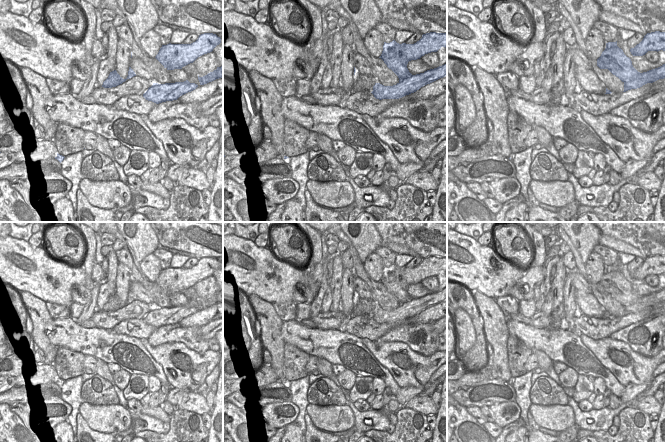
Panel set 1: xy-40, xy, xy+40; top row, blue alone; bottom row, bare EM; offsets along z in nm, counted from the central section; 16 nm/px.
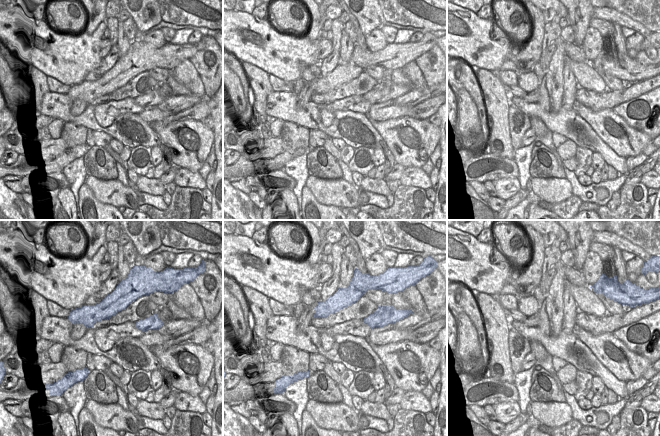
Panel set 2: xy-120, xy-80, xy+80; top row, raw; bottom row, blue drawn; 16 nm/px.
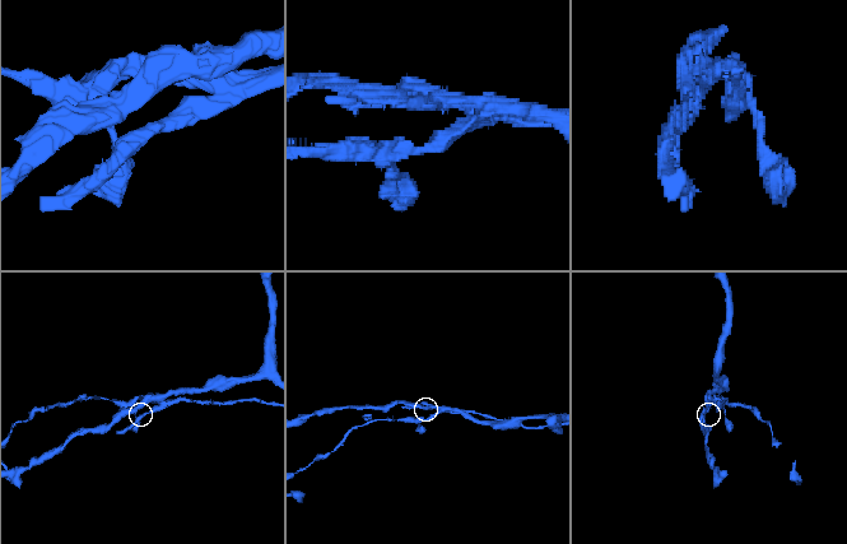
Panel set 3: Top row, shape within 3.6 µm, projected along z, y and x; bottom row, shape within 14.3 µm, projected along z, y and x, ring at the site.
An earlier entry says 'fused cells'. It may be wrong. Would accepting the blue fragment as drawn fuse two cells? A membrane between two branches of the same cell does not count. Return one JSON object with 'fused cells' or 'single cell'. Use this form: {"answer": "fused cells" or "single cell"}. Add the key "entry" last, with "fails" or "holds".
{"answer": "fused cells", "entry": "holds"}

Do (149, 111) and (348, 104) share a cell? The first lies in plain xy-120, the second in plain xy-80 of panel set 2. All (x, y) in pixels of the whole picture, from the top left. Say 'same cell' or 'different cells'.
different cells

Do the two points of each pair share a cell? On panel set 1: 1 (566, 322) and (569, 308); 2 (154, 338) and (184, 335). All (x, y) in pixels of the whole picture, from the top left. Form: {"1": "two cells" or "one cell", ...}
{"1": "one cell", "2": "one cell"}

